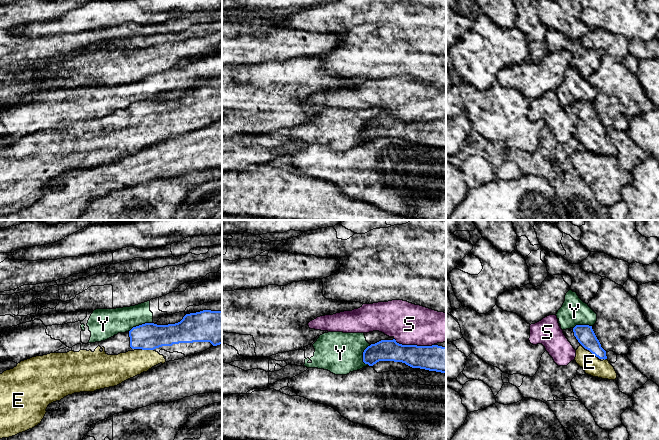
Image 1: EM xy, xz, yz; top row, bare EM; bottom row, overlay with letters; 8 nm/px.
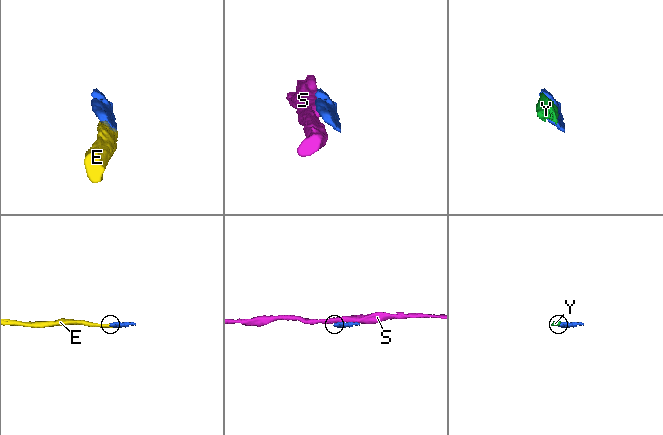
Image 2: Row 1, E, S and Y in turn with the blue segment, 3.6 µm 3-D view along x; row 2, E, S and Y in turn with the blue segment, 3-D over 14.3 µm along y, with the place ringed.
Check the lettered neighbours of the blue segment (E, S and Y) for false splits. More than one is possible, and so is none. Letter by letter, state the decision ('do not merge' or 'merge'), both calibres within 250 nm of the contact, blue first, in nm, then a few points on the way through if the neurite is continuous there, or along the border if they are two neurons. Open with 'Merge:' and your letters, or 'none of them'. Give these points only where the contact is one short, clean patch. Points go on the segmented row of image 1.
Merge: E
E: merge | 220/220 nm | across xy (149, 336), (148, 349), (135, 362), (123, 366)
S: do not merge | 200/320 nm
Y: do not merge | 180/340 nm | along xz (370, 345), (363, 352), (363, 361), (368, 365)

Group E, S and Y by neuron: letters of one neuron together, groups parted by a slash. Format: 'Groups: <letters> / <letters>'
Groups: E / S / Y

